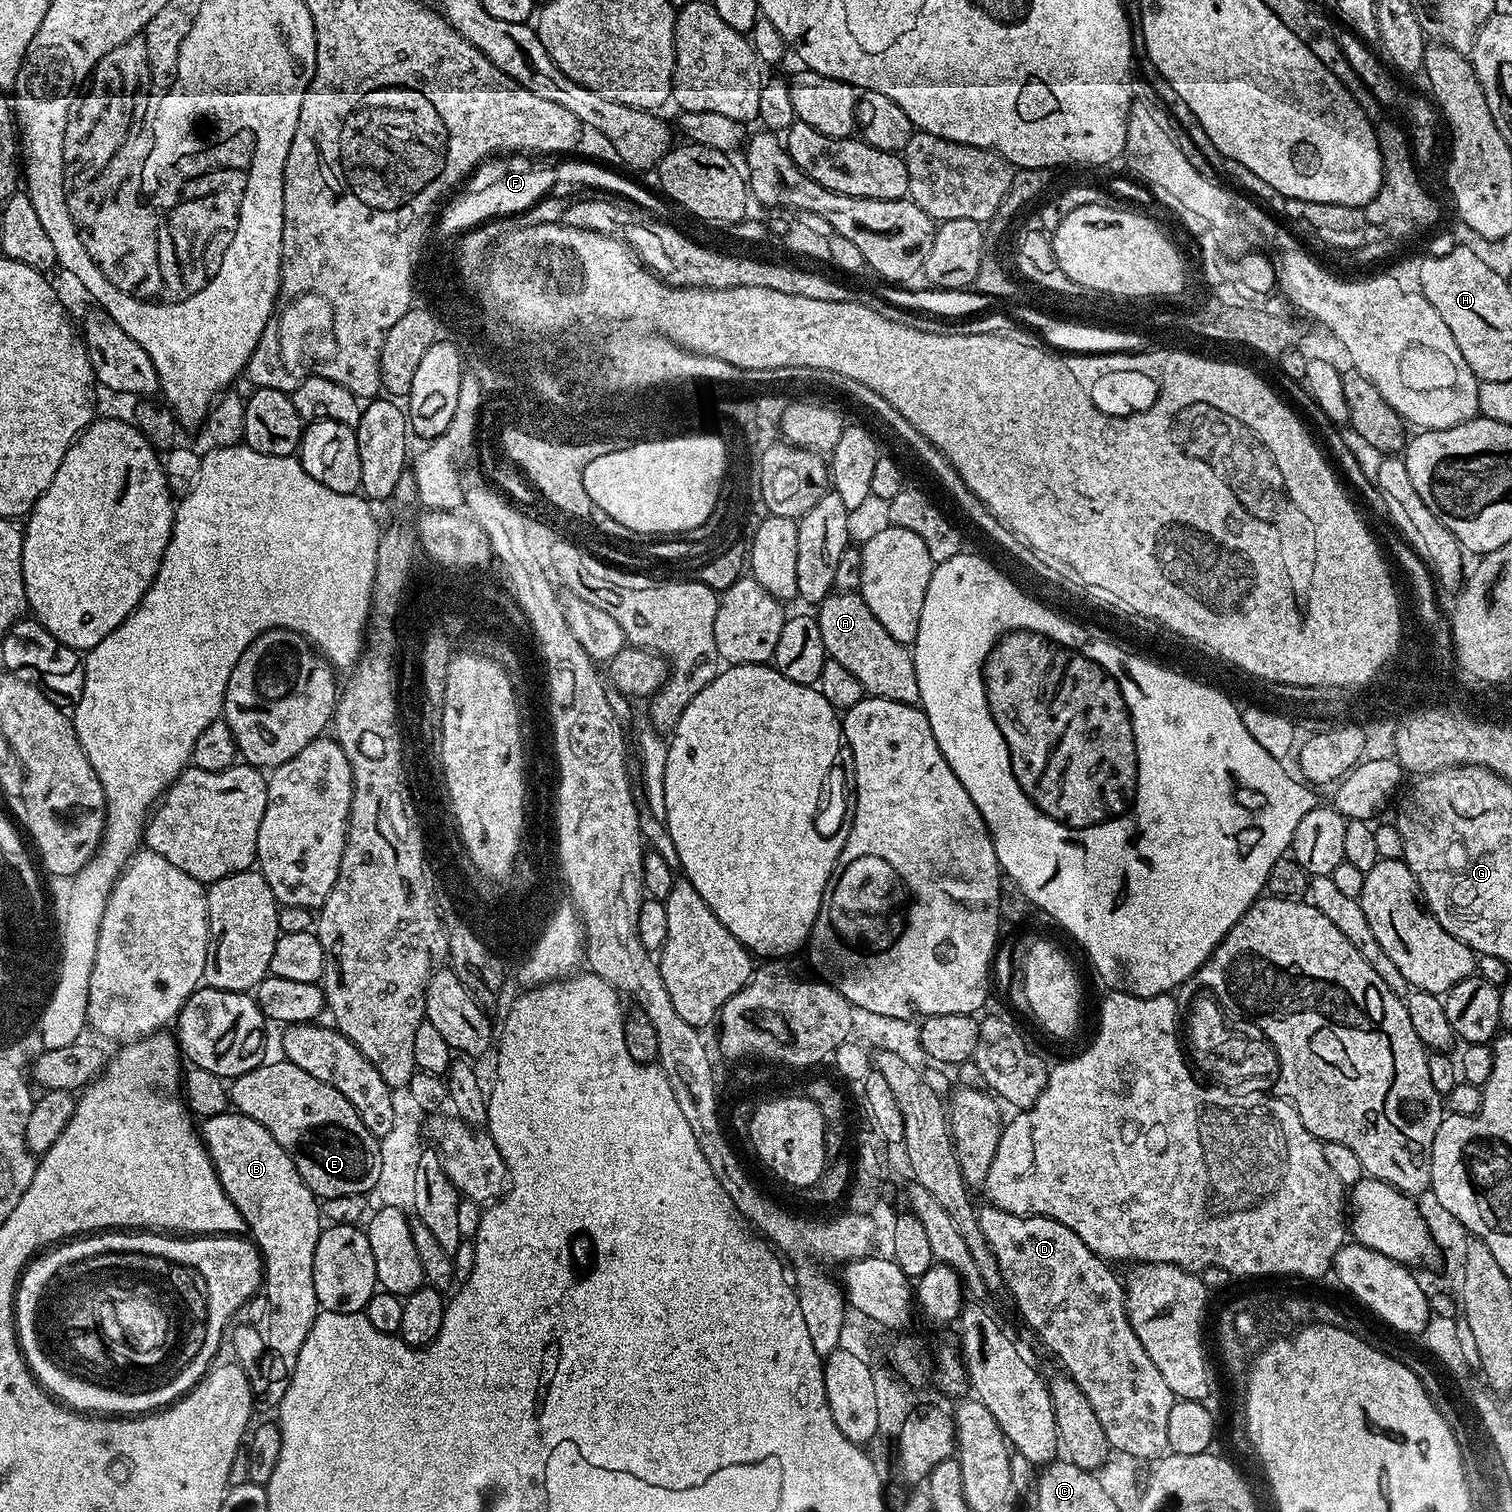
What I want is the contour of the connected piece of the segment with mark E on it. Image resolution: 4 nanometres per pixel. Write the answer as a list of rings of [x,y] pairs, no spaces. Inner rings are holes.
[[[286,1059],[265,1062],[235,1077],[230,1084],[230,1104],[242,1116],[254,1118],[286,1150],[302,1182],[321,1201],[342,1194],[364,1196],[378,1179],[382,1154],[380,1141],[358,1118],[354,1106],[334,1086],[298,1070]]]

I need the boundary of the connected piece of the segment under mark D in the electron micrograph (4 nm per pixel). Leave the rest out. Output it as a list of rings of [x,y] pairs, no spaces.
[[[984,1206],[979,1209],[980,1225],[982,1226],[982,1234],[986,1238],[989,1250],[994,1254],[994,1258],[998,1262],[998,1270],[1004,1279],[1004,1288],[1006,1292],[1012,1295],[1012,1300],[1016,1303],[1018,1311],[1024,1315],[1024,1320],[1030,1327],[1036,1331],[1036,1336],[1060,1359],[1060,1364],[1065,1373],[1071,1376],[1072,1381],[1082,1390],[1082,1394],[1086,1394],[1086,1398],[1090,1402],[1090,1406],[1094,1406],[1094,1414],[1098,1414],[1098,1422],[1102,1422],[1102,1430],[1108,1439],[1109,1448],[1117,1448],[1125,1454],[1133,1455],[1139,1462],[1155,1462],[1161,1456],[1168,1452],[1168,1439],[1166,1438],[1166,1422],[1170,1418],[1170,1410],[1175,1406],[1178,1397],[1172,1393],[1170,1386],[1166,1386],[1166,1381],[1162,1378],[1162,1373],[1158,1371],[1158,1366],[1154,1366],[1154,1362],[1150,1362],[1150,1354],[1146,1354],[1146,1350],[1142,1350],[1142,1342],[1138,1342],[1138,1334],[1134,1334],[1134,1330],[1128,1321],[1128,1311],[1124,1305],[1124,1285],[1121,1277],[1116,1277],[1111,1272],[1109,1261],[1103,1260],[1100,1256],[1095,1256],[1086,1246],[1086,1242],[1082,1242],[1082,1238],[1078,1238],[1078,1234],[1074,1234],[1074,1230],[1070,1230],[1066,1226],[1062,1226],[1062,1222],[1051,1220],[1045,1216],[1019,1216],[1018,1214],[1010,1214],[1001,1208]]]

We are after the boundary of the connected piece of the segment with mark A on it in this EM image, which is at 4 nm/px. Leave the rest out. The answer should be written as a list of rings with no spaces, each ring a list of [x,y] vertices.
[[[859,591],[828,593],[828,597],[815,609],[818,630],[822,630],[822,646],[827,659],[846,666],[858,682],[862,682],[868,696],[881,696],[894,702],[919,705],[918,674],[909,645],[899,644],[874,618],[870,606]]]

